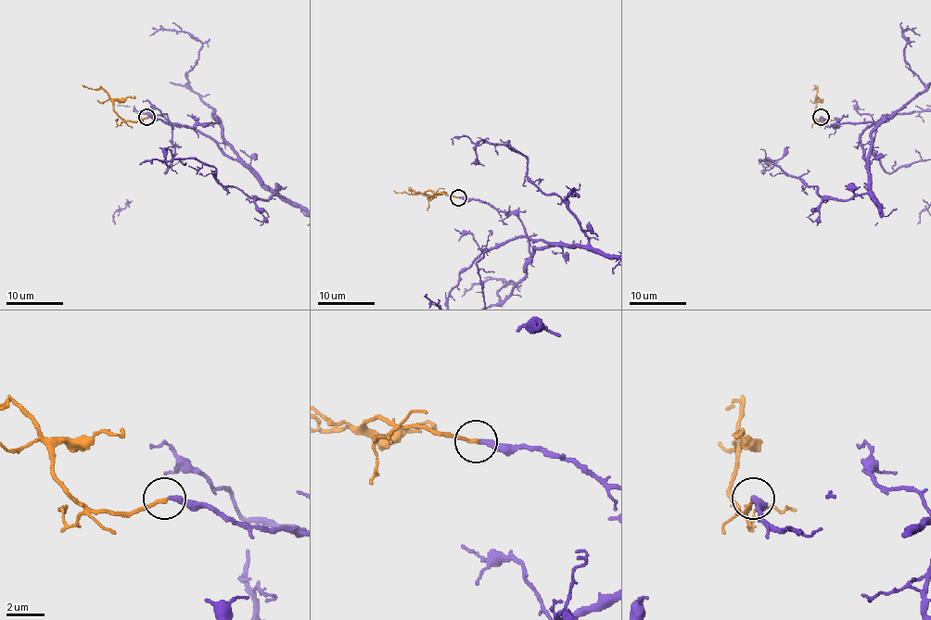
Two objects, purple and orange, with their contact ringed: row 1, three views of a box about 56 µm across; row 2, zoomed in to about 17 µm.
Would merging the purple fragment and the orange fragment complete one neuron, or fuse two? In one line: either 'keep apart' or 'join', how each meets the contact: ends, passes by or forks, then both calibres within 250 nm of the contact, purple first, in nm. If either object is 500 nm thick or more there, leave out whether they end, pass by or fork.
join | purple ends | orange ends | 280/200 nm

